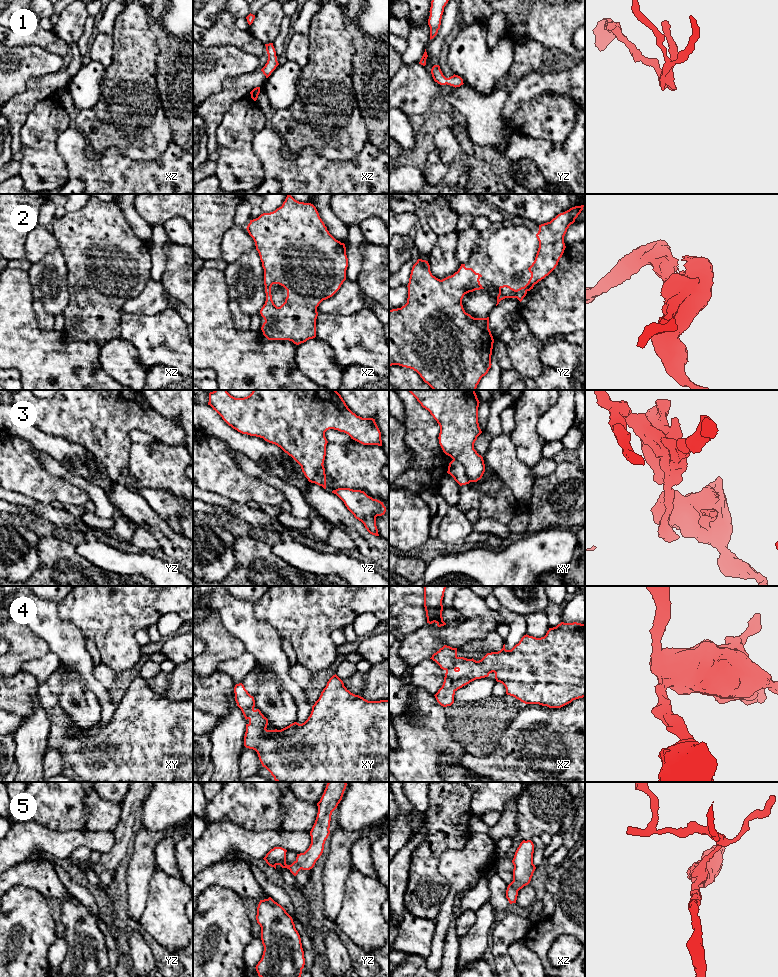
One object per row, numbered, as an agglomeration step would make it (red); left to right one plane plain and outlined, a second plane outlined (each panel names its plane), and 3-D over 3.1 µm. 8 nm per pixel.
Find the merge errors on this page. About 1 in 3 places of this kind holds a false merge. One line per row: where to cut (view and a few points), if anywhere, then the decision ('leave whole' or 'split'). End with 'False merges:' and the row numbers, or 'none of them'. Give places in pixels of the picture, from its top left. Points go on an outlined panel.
1: no cut; leave whole
2: no cut; leave whole
3: cut in xy along (453, 459), (463, 466), (465, 475), (470, 481); split
4: no cut; leave whole
5: no cut; leave whole
False merges: 3

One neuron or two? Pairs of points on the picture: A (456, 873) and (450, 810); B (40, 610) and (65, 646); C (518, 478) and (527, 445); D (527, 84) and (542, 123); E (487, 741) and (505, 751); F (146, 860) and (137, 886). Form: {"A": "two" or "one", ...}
{"A": "two", "B": "one", "C": "two", "D": "two", "E": "two", "F": "one"}

